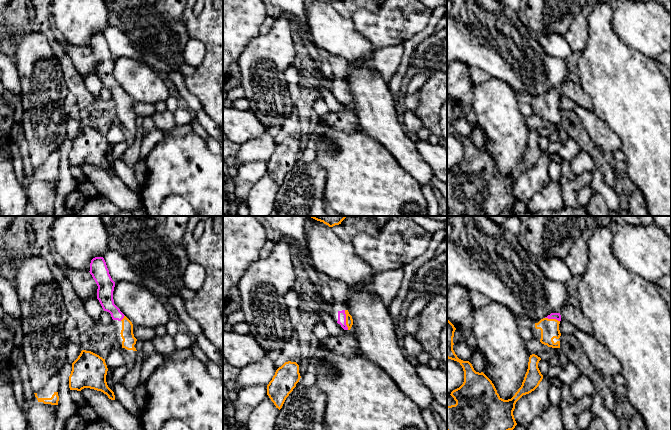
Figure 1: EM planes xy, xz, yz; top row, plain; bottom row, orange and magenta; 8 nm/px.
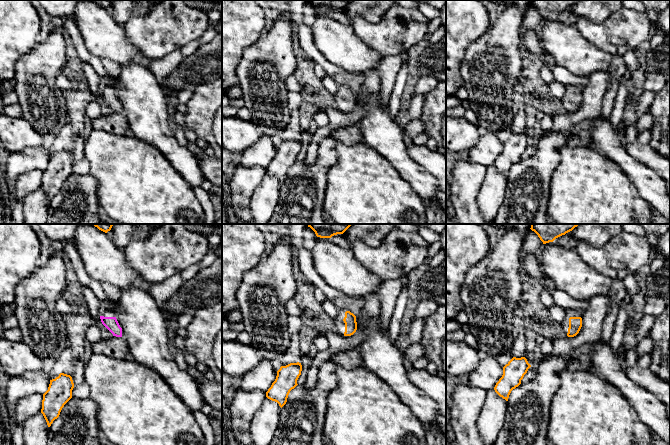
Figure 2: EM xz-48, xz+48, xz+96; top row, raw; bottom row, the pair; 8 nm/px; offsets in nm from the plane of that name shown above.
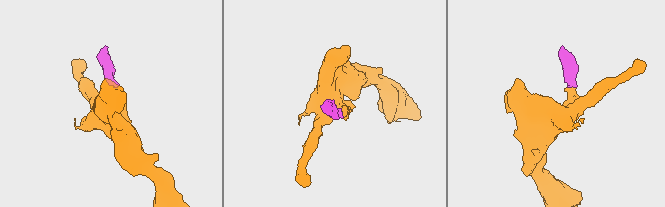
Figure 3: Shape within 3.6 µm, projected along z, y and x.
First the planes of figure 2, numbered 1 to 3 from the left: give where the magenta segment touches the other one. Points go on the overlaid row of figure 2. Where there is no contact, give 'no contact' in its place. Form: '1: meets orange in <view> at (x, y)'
1: no contact
2: no contact
3: no contact

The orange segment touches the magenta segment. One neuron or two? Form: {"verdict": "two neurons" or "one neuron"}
{"verdict": "one neuron"}

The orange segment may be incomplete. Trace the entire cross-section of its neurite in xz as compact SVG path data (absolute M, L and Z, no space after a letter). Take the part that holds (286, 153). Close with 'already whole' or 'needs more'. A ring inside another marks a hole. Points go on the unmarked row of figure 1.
M285 138L279 143L272 156L267 161L267 171L279 186L282 184L286 174L296 163L301 152L299 141L296 138Z; already whole

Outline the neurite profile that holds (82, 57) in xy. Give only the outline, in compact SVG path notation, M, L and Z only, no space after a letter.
M51 35L63 46L63 51L70 57L77 71L84 77L90 73L97 74L98 62L89 47L72 45L58 35Z

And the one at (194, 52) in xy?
M189 39L183 52L184 63L197 67L204 60L204 57L204 44L199 40Z

